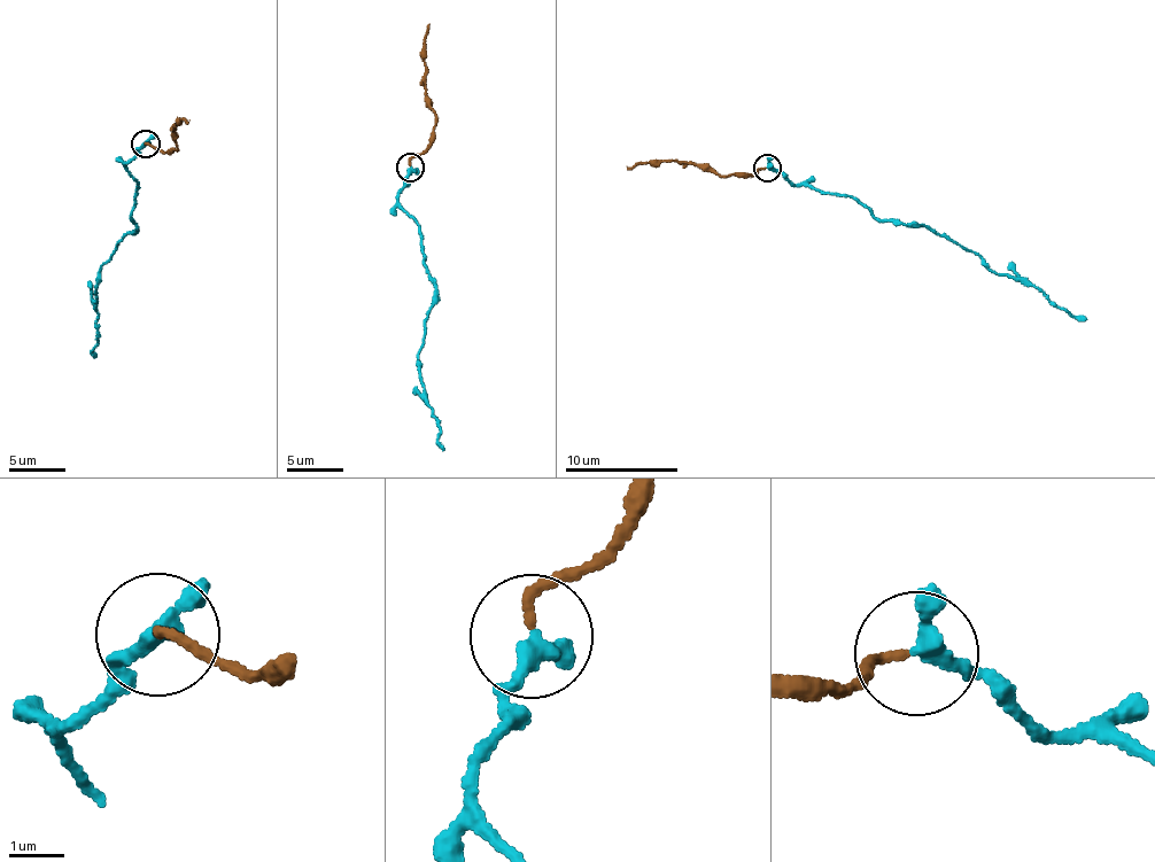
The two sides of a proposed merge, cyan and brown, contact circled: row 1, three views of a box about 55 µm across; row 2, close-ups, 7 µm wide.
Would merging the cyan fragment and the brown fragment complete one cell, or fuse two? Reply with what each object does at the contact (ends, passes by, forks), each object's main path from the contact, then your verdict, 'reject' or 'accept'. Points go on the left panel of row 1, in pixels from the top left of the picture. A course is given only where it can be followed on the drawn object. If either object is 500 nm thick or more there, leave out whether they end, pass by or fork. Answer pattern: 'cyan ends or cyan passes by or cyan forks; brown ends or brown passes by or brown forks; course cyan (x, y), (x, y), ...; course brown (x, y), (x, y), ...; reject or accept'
cyan passes by; brown ends; course cyan (146, 145), (124, 165), (137, 184), (132, 216), (137, 230), (102, 265), (93, 302), (99, 336), (93, 357); course brown (146, 144), (163, 152), (176, 149), (175, 125), (184, 117), (188, 124); accept

